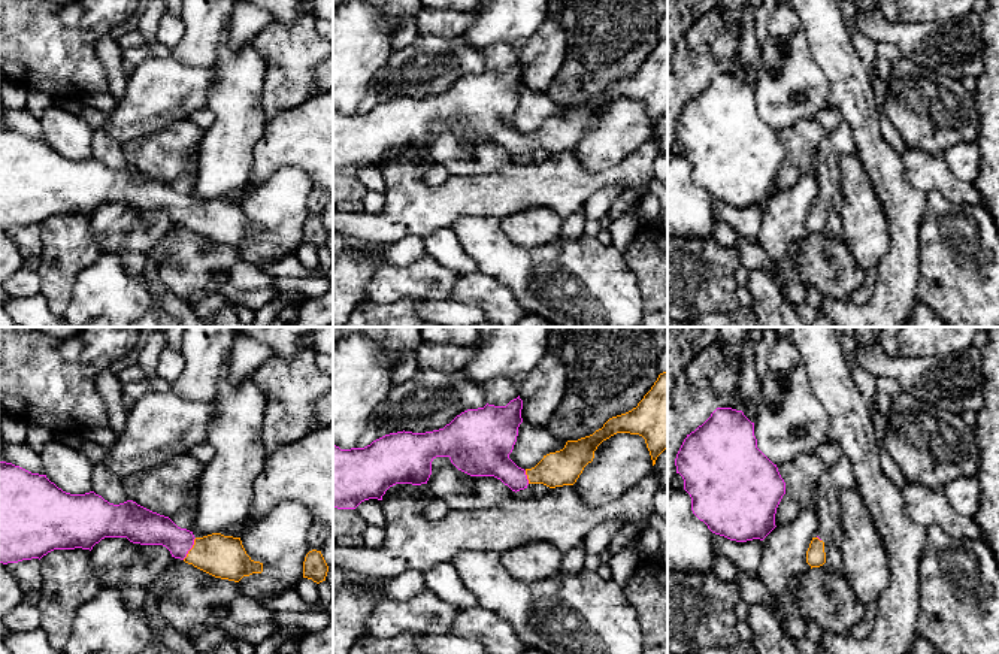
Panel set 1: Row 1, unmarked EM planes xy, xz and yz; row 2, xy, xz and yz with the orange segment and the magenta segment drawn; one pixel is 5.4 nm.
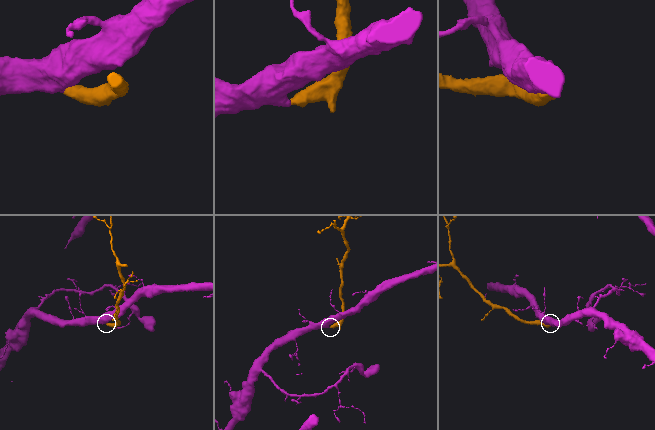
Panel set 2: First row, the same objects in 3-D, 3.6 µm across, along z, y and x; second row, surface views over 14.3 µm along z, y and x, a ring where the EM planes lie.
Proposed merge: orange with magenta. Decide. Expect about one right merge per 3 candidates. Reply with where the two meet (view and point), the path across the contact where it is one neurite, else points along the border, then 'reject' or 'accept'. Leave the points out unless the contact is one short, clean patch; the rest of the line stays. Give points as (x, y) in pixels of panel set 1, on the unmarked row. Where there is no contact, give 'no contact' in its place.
xy (191, 214) | across xy (220, 221), (191, 214), (162, 196), (150, 194) | accept

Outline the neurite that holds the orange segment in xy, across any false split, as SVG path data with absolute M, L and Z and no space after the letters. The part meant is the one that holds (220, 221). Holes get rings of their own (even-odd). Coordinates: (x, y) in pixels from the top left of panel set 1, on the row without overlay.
M0 127L0 228L40 225L54 215L91 217L105 203L163 211L172 222L234 248L263 237L263 228L246 219L240 203L196 203L133 166L113 170L94 157L70 160L46 140Z

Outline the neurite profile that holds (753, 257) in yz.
M738 239L736 246L741 255L741 266L748 272L762 270L771 278L777 278L772 272L772 261L766 251L757 243L747 239Z

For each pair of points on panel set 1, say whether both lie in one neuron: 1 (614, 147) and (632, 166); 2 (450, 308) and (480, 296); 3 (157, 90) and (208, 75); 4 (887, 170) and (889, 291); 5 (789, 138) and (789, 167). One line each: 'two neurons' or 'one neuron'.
1: two neurons
2: two neurons
3: one neuron
4: one neuron
5: one neuron

